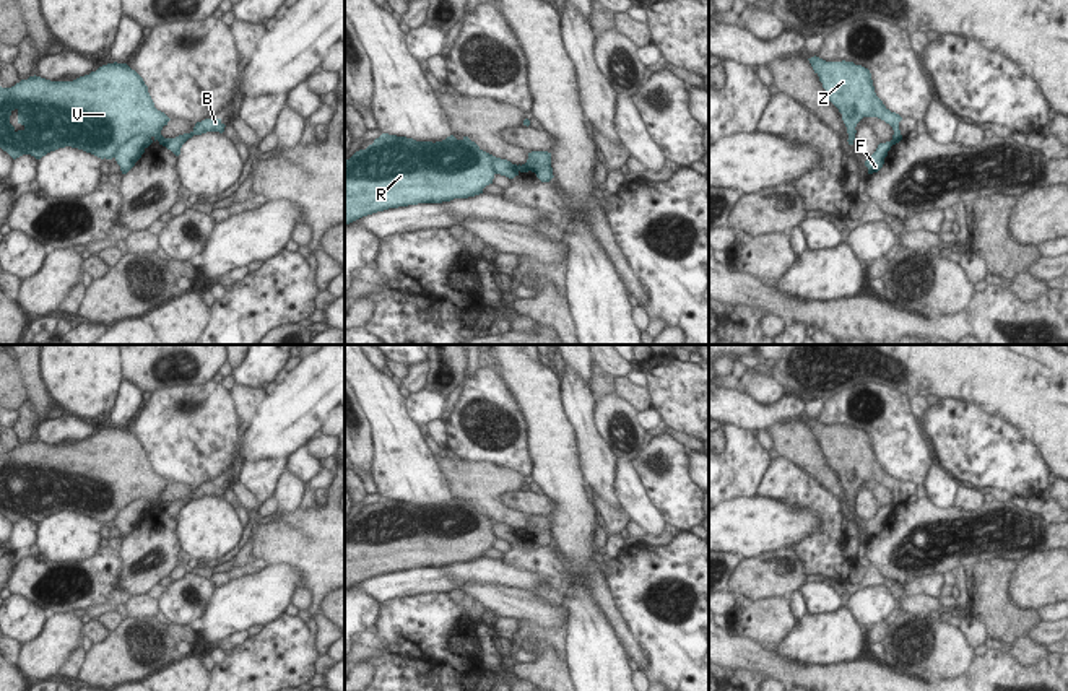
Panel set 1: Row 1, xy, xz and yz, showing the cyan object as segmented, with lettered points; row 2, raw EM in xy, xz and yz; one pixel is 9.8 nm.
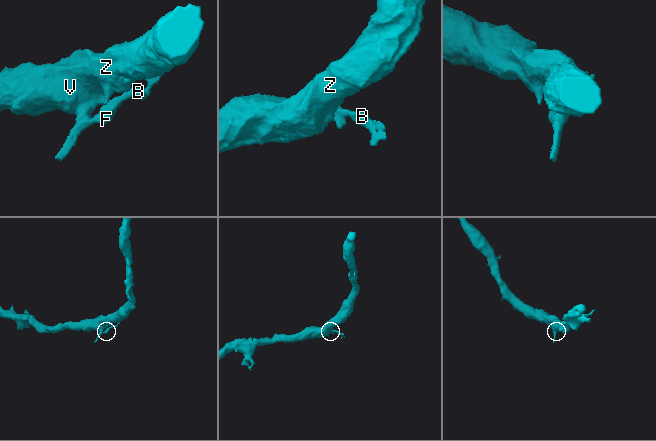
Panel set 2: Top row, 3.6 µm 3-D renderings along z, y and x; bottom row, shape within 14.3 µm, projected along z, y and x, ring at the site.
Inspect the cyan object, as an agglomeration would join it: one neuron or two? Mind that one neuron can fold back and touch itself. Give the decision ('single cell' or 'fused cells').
fused cells

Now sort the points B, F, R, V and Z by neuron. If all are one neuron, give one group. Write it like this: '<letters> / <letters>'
B F / R V Z

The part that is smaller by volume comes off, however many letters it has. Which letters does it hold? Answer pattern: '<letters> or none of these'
B, F

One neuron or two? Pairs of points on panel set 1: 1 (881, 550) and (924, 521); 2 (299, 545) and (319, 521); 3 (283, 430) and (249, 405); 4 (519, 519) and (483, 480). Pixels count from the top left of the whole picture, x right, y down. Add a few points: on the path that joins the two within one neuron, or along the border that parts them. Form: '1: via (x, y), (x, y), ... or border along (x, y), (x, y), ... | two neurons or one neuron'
1: via (891, 550), (914, 527) | one neuron
2: via (306, 538), (317, 527) | one neuron
3: border along (267, 395), (249, 425) | two neurons
4: via (507, 514), (485, 491) | one neuron

